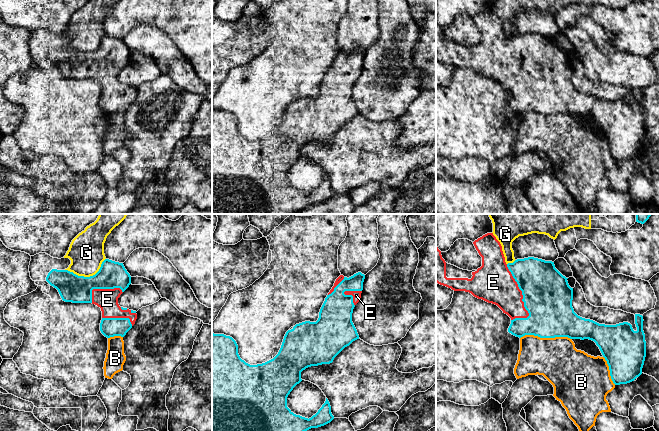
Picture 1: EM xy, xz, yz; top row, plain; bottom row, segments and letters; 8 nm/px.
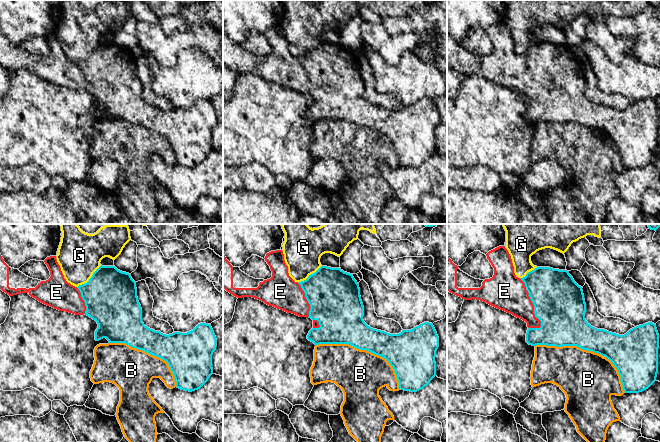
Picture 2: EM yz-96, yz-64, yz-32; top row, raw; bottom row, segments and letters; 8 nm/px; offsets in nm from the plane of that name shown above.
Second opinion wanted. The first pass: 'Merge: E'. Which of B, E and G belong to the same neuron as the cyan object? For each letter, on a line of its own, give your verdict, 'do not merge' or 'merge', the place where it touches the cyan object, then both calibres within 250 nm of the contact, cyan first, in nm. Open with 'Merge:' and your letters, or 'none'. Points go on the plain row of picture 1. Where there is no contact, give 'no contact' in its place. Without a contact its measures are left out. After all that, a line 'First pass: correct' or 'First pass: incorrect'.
Merge: E
B: do not merge | yz (546, 113) | 360/340 nm
E: merge | yz (521, 66) | 400/320 nm
G: do not merge | xy (87, 53) | 220/280 nm
First pass: correct

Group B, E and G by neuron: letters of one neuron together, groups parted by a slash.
B G / E

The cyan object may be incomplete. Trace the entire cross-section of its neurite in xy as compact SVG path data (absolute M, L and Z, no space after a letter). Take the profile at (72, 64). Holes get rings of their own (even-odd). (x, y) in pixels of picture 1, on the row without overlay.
M105 35L99 47L90 53L52 45L46 57L58 66L65 78L92 79L100 83L100 107L107 114L124 113L135 100L136 87L118 80L118 74L131 60L131 52L123 39Z

